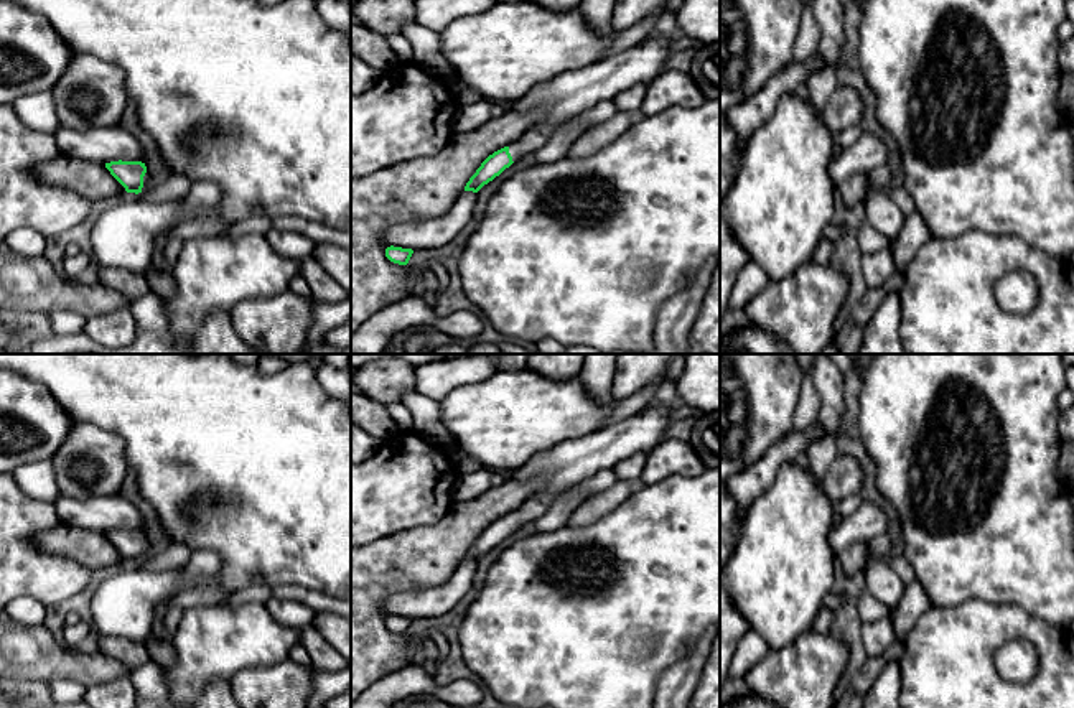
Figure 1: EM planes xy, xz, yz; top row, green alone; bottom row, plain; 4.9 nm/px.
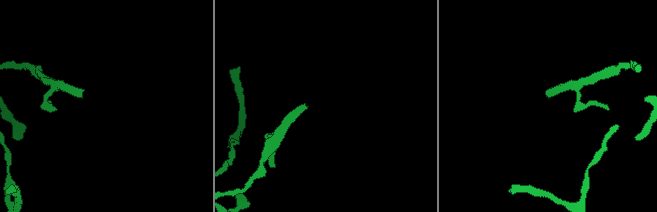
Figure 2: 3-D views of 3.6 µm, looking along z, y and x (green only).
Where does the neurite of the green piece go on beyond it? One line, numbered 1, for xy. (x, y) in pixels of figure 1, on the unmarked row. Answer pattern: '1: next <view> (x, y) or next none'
1: next xy (124, 605)

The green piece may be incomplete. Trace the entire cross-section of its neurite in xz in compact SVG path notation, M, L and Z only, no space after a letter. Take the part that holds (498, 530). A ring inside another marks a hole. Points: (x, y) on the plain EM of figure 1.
M567 489L547 491L525 499L519 509L489 524L469 547L465 560L478 561L525 522L540 519Z

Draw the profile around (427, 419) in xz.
M412 390L402 402L413 417L413 433L440 446L455 448L455 440L441 423L440 402Z

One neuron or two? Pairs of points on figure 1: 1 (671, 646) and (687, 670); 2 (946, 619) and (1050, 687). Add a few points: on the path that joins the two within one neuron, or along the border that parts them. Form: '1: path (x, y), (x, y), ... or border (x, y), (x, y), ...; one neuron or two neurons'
1: border (702, 634), (682, 657), (659, 675), (656, 690); two neurons
2: path (959, 649), (1000, 690), (1020, 690); one neuron

